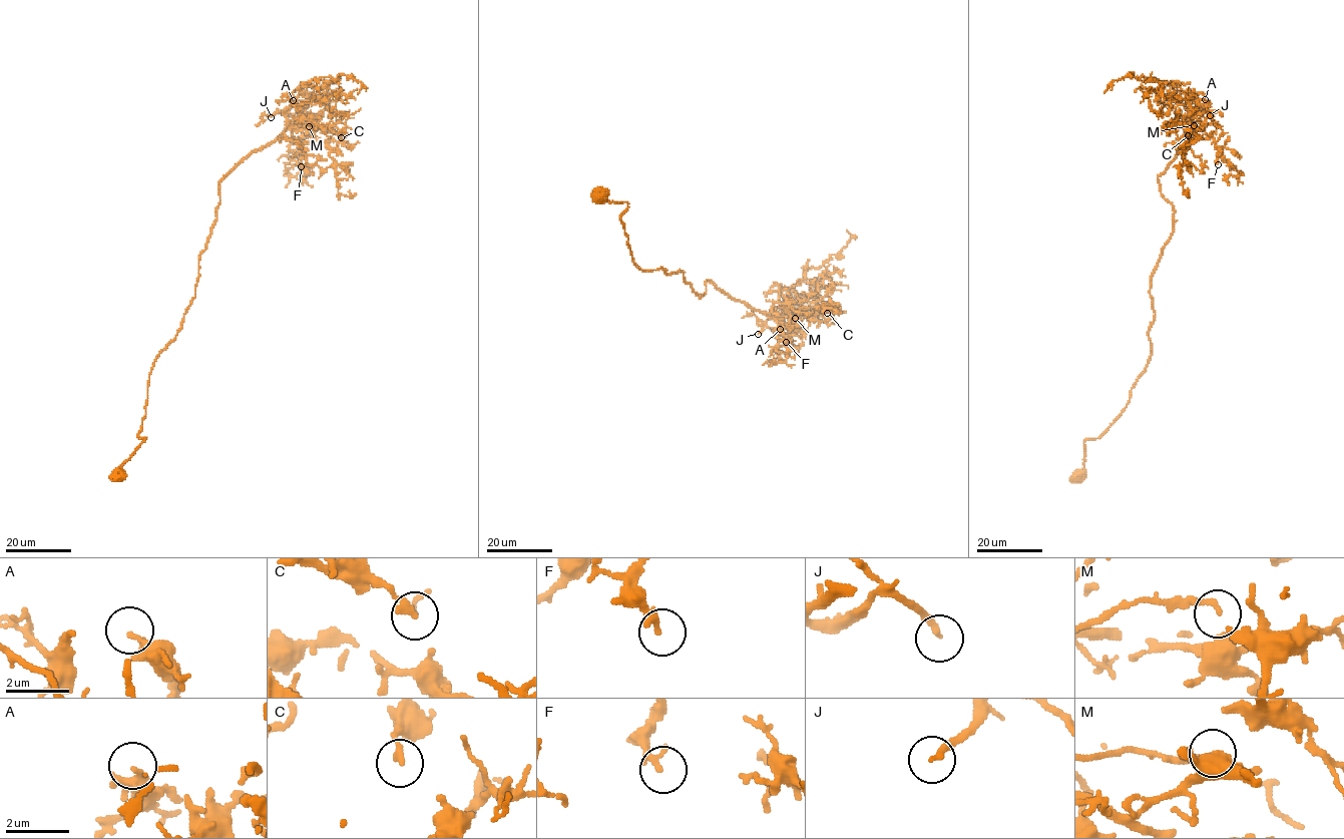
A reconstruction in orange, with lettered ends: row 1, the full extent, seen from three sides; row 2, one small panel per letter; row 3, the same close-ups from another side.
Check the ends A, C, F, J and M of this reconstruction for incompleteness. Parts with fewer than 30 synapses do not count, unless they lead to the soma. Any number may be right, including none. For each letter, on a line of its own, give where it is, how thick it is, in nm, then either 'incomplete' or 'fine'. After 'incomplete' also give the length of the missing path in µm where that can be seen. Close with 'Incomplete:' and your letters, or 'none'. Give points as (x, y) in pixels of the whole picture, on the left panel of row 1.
A: place (293, 100); calibre 190 nm; fine
C: place (341, 137); calibre 190 nm; fine
F: place (301, 166); calibre 220 nm; fine
J: place (271, 117); calibre 220 nm; fine
M: place (309, 126); calibre 170 nm; fine
Incomplete: none

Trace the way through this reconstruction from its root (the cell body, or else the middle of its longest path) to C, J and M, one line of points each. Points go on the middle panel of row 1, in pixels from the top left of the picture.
C: (600, 196), (627, 203), (620, 221), (641, 270), (681, 271), (701, 296), (710, 280), (772, 318), (827, 313)
J: (600, 196), (627, 203), (620, 221), (641, 270), (681, 271), (701, 296), (710, 280), (774, 314), (758, 334)
M: (600, 196), (627, 203), (620, 221), (641, 270), (681, 271), (697, 294), (710, 280), (771, 317), (795, 318)

